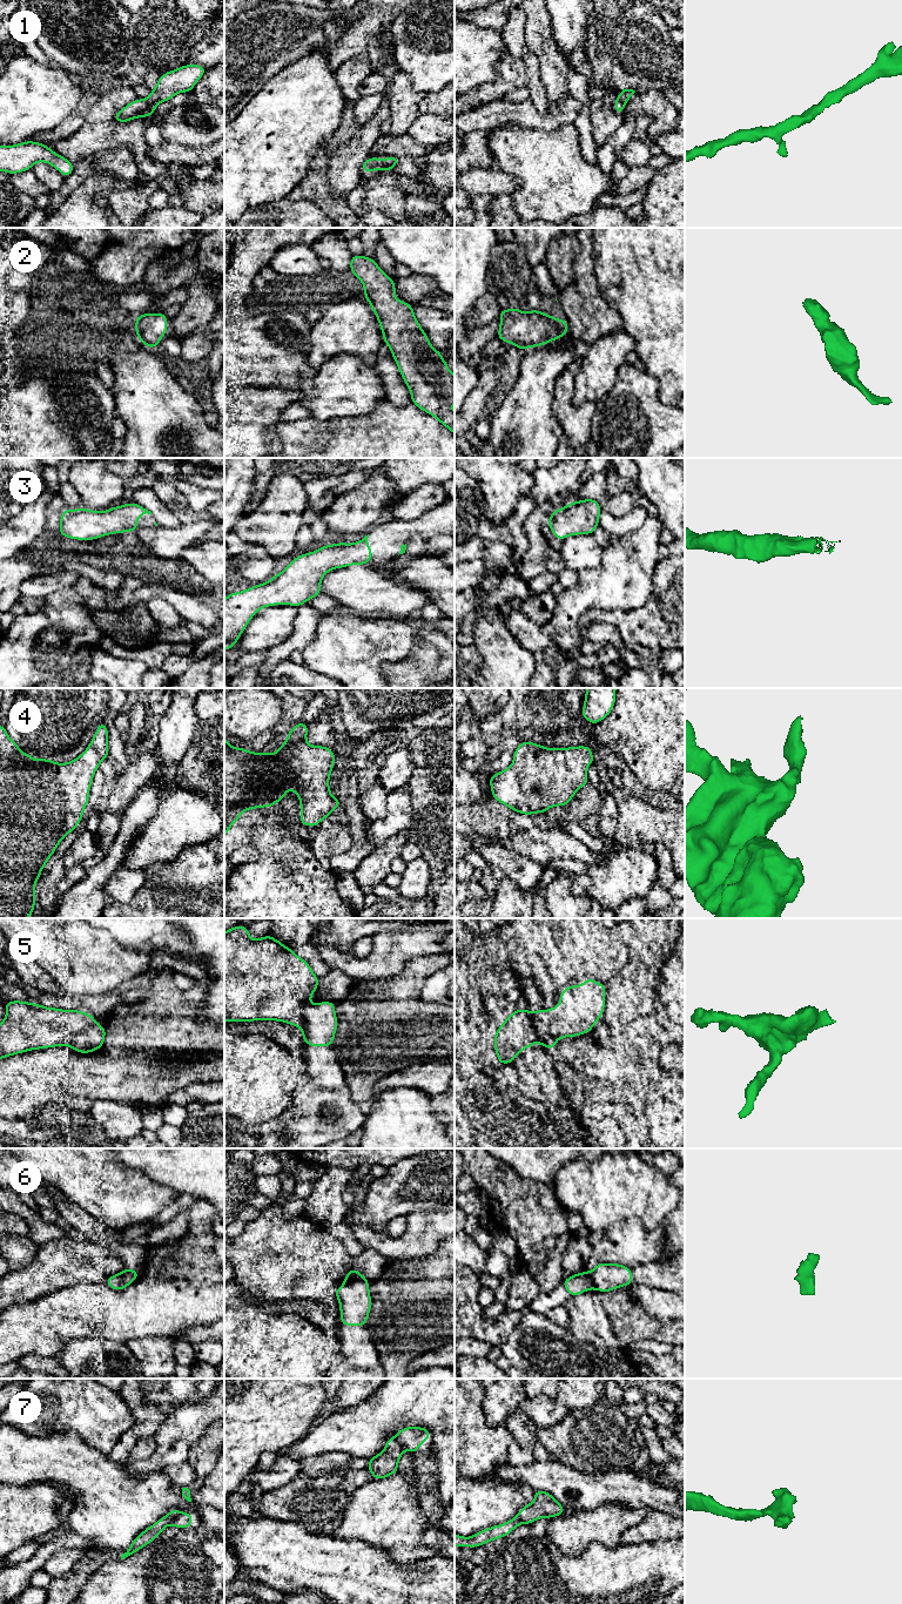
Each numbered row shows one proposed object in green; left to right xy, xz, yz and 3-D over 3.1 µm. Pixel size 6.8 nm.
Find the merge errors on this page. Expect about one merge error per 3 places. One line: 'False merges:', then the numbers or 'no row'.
False merges: 5, 7

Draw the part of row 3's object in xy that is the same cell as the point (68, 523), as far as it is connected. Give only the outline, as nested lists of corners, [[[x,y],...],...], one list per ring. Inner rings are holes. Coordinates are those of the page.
[[[136,503],[114,506],[102,512],[82,507],[65,508],[60,517],[59,535],[78,540],[94,540],[112,533],[136,532],[140,530],[136,521],[146,513],[152,514]]]

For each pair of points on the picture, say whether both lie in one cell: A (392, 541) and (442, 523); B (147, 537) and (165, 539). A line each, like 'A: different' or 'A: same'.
A: same
B: same

